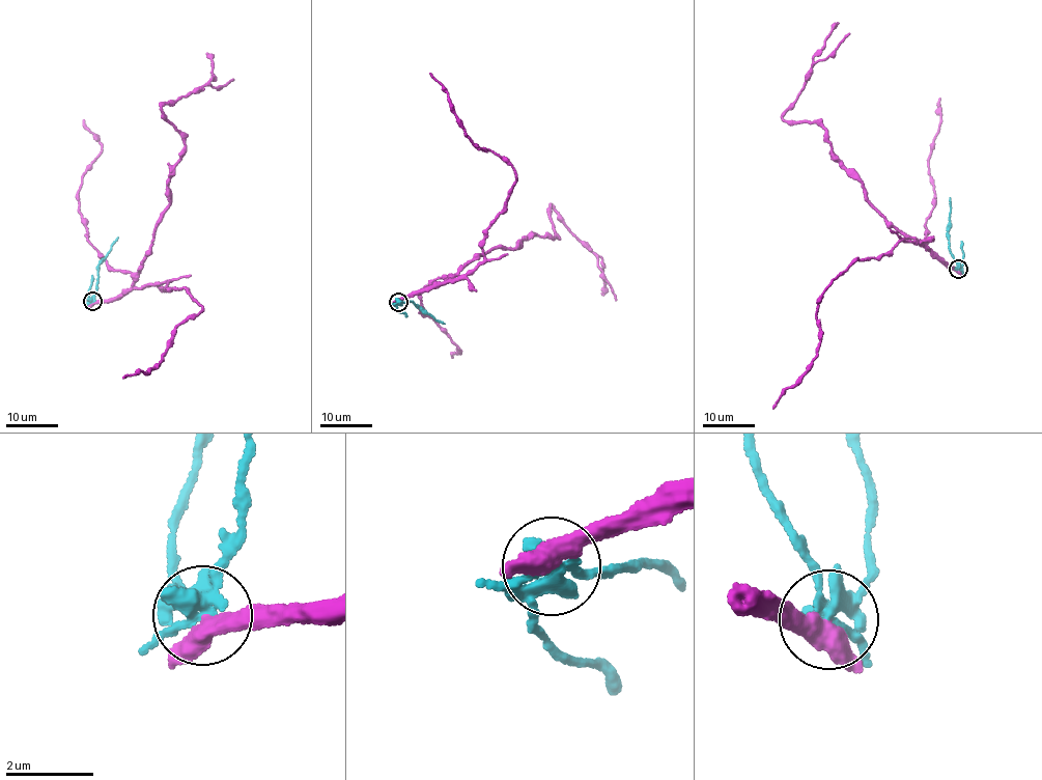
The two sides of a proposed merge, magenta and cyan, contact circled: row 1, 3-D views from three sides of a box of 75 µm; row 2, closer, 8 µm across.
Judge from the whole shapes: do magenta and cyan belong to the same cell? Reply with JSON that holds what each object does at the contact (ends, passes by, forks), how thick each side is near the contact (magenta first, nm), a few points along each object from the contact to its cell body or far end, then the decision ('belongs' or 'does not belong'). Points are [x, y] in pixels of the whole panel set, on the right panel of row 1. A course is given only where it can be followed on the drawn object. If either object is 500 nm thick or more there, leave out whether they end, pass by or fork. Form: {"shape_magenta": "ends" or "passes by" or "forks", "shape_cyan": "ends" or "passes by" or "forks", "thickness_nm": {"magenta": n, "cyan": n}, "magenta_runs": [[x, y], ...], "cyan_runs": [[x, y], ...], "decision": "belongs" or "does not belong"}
{"shape_magenta": "passes by", "shape_cyan": "forks", "thickness_nm": {"magenta": 360, "cyan": 340}, "magenta_runs": [[958, 268], [886, 219], [867, 199], [864, 183], [833, 152], [823, 129], [782, 118], [838, 23]], "cyan_runs": [[958, 268], [950, 251], [949, 197]], "decision": "does not belong"}

